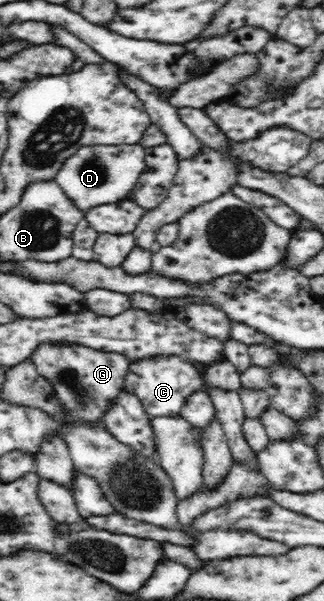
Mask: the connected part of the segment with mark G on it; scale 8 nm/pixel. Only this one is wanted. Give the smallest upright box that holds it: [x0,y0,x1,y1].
[30,343,130,425]

